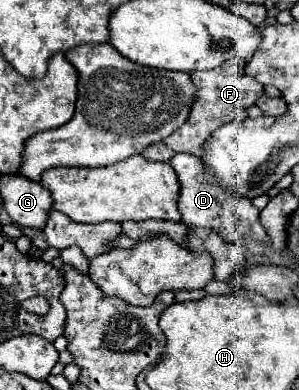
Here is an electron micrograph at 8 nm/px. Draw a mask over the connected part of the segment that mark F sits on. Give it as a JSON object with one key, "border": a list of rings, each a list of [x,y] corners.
{"border":[[[227,60],[225,64],[207,70],[207,72],[191,72],[191,82],[195,86],[195,98],[193,108],[185,120],[185,124],[173,132],[173,136],[167,136],[163,140],[165,146],[169,146],[173,152],[193,152],[197,156],[203,156],[203,144],[205,140],[221,126],[245,118],[245,110],[253,106],[263,96],[263,84],[249,78],[243,72],[245,62],[243,60]]]}

